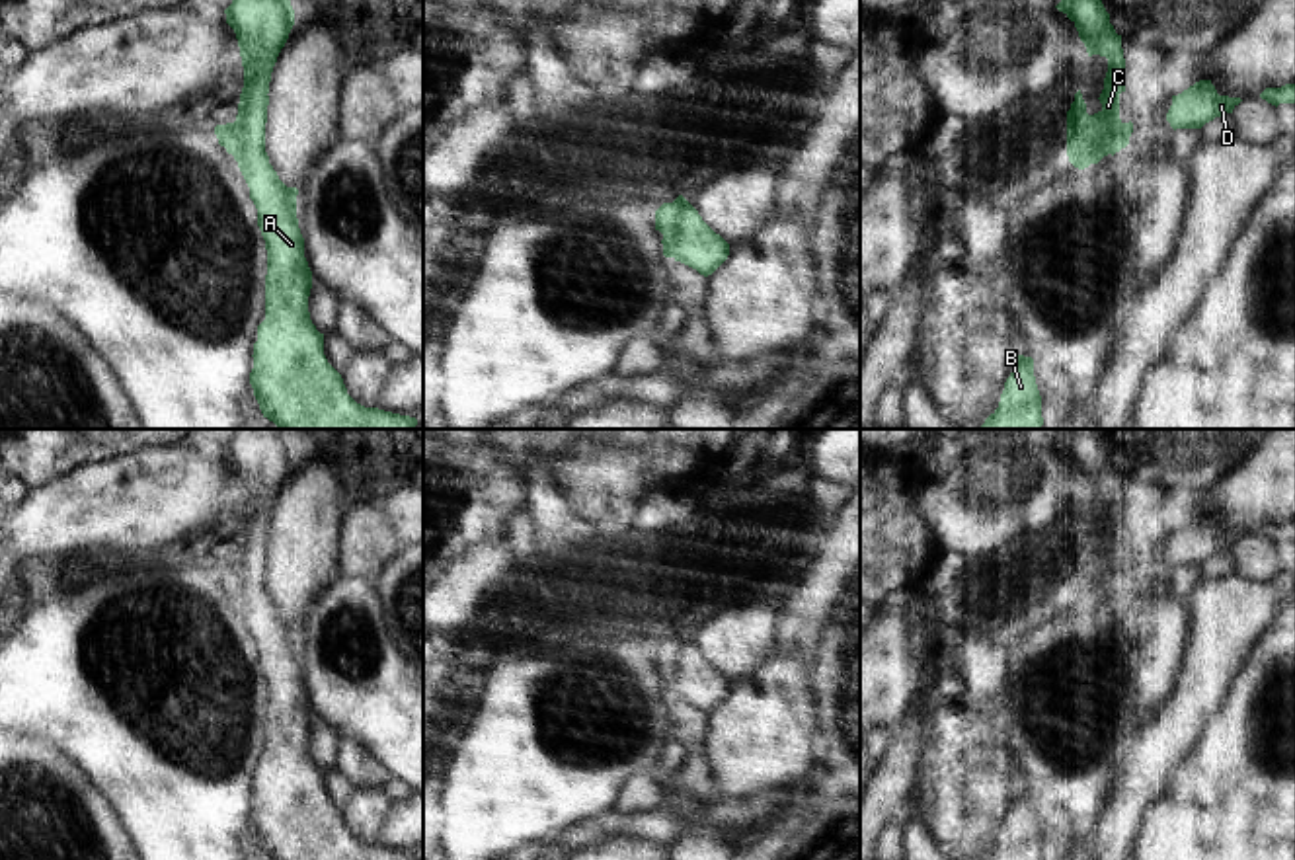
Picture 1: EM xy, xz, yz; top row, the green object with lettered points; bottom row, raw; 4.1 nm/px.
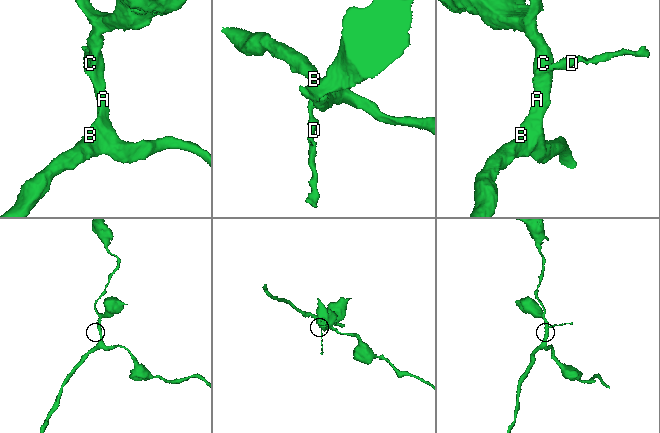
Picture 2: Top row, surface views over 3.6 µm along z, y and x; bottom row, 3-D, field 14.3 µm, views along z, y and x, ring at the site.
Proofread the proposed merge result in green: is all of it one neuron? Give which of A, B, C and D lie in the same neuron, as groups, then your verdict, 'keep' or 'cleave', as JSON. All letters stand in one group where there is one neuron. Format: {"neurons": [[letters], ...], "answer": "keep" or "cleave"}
{"neurons": [["A", "B", "C"], ["D"]], "answer": "cleave"}

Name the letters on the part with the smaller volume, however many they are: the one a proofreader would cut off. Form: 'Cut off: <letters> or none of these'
Cut off: D

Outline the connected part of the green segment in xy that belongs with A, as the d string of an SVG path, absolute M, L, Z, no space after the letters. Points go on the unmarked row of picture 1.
M238 429L224 450L236 470L244 503L244 525L234 558L242 581L238 605L257 645L257 663L267 686L265 757L257 762L250 809L259 846L273 860L417 860L410 852L357 840L347 831L341 811L328 800L324 770L310 757L312 708L304 694L304 675L296 655L298 626L279 616L265 589L271 509L294 462L291 437L281 429Z

